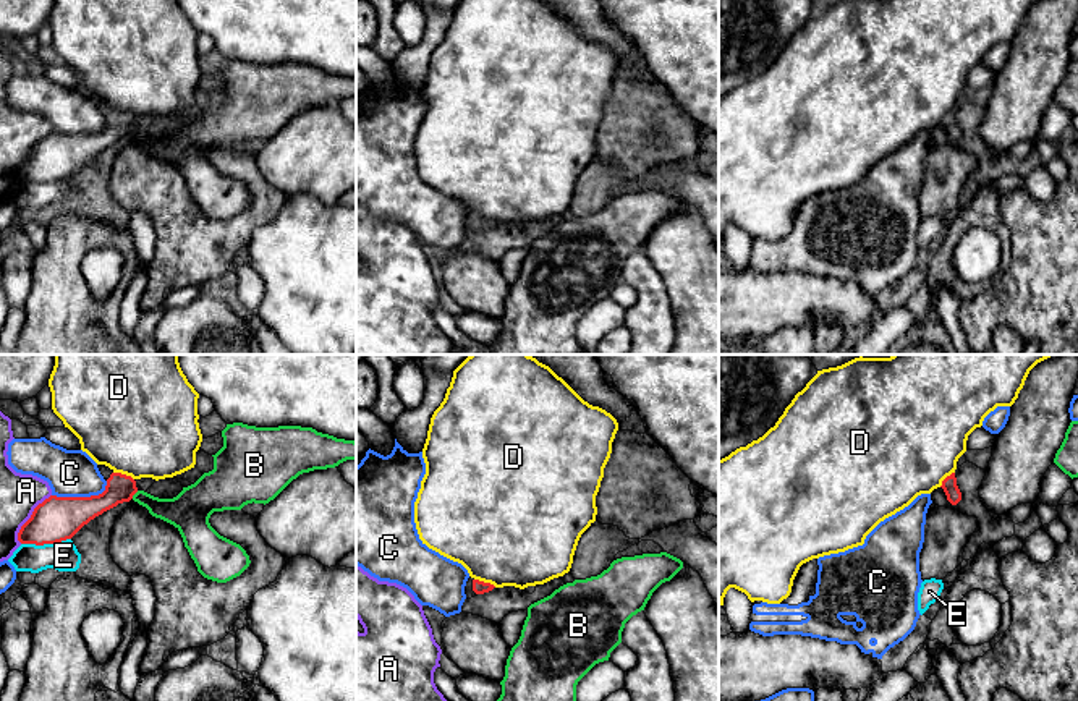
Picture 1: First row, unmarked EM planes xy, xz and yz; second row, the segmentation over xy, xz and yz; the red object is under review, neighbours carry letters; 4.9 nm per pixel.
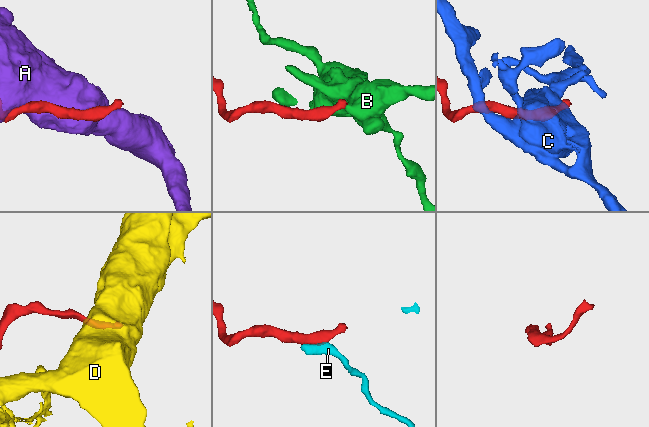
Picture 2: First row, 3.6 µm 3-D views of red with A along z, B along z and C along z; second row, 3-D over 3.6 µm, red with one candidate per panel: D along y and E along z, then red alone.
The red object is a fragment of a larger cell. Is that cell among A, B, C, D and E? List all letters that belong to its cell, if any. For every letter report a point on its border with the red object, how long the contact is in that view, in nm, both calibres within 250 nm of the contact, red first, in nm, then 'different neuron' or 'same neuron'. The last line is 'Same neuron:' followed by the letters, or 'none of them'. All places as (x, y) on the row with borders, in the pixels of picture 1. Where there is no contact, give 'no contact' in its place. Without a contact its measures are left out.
A: meets red in xy at (29, 518); contact 300 nm long; 220 nm thick on the red side, 200 nm on the other; different neuron
B: meets red in xy at (135, 492); contact 50 nm long; 140 nm thick on the red side, 160 nm on the other; same neuron
C: meets red in xy at (81, 497); contact 280 nm long; 220 nm thick on the red side, 240 nm on the other; different neuron
D: meets red in xz at (486, 583); contact 120 nm long; 60 nm thick on the red side, 480 nm on the other; different neuron
E: meets red in xy at (46, 543); contact 260 nm long; 220 nm thick on the red side, 150 nm on the other; different neuron
Same neuron: B

